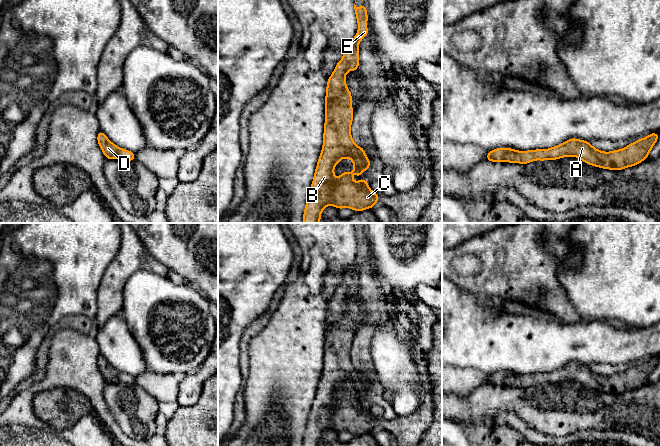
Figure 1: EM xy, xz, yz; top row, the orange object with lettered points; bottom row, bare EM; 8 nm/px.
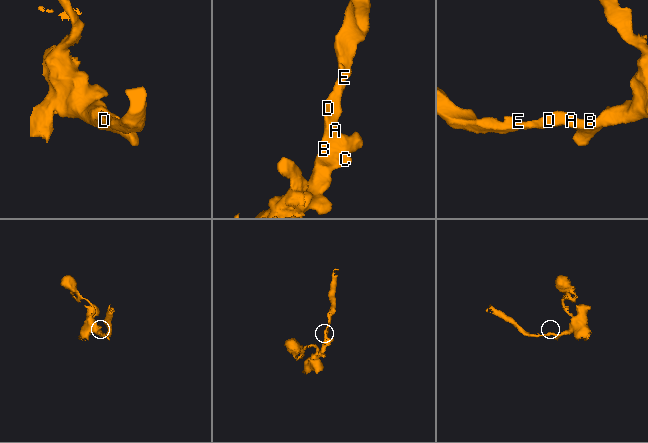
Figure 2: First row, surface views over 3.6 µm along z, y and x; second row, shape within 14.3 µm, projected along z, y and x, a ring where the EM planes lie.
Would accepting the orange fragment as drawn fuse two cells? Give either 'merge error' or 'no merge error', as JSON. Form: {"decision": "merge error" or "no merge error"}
{"decision": "no merge error"}

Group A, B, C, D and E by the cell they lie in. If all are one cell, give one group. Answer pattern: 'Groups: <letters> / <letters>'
Groups: A B C D E

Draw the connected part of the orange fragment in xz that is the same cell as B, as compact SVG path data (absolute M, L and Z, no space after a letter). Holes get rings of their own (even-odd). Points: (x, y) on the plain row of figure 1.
M354 228L354 233L358 256L349 265L349 272L343 275L343 282L327 306L323 371L306 424L303 446L320 446L322 434L329 429L360 436L373 432L379 424L379 418L369 412L368 405L360 402L360 398L369 393L371 386L365 374L357 370L351 361L354 333L350 330L352 319L348 315L345 301L348 295L359 292L358 268L368 259L365 228L360 232ZM342 382L350 382L355 393L335 402L334 391Z

